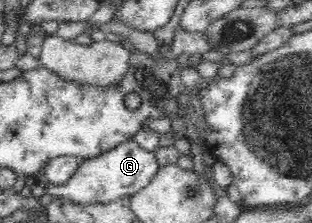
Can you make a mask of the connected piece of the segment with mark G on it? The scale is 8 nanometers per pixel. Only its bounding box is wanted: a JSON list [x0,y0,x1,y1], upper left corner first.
[44,139,160,205]

